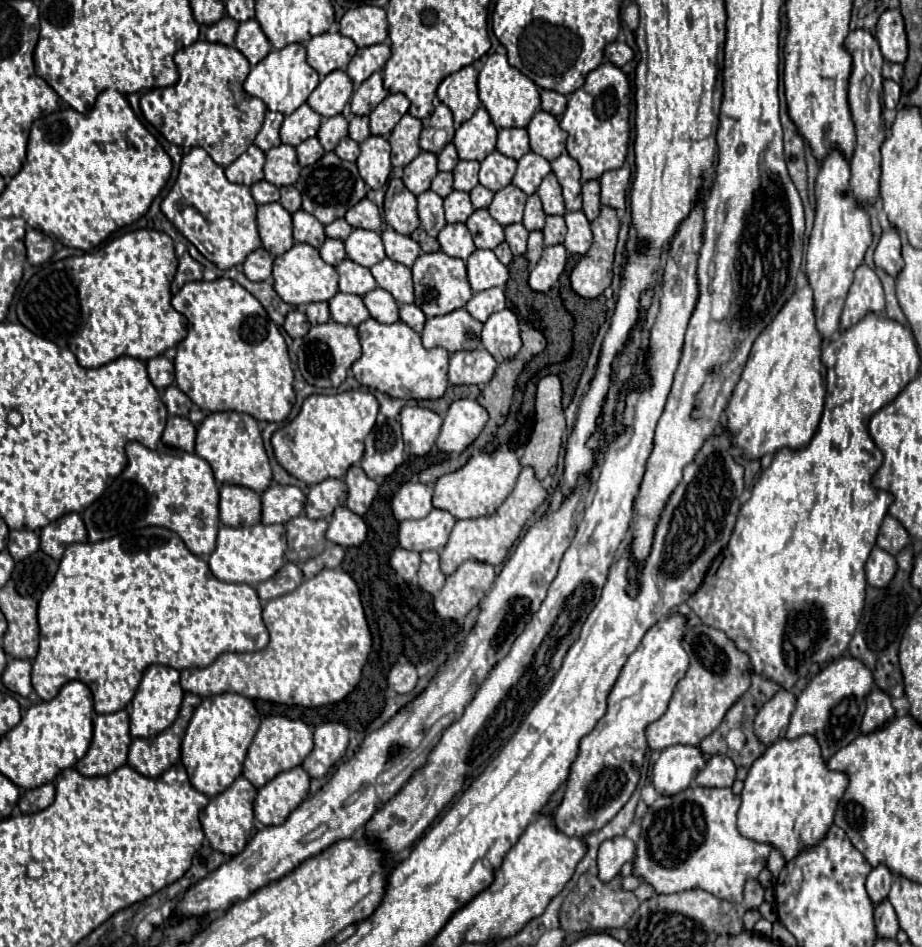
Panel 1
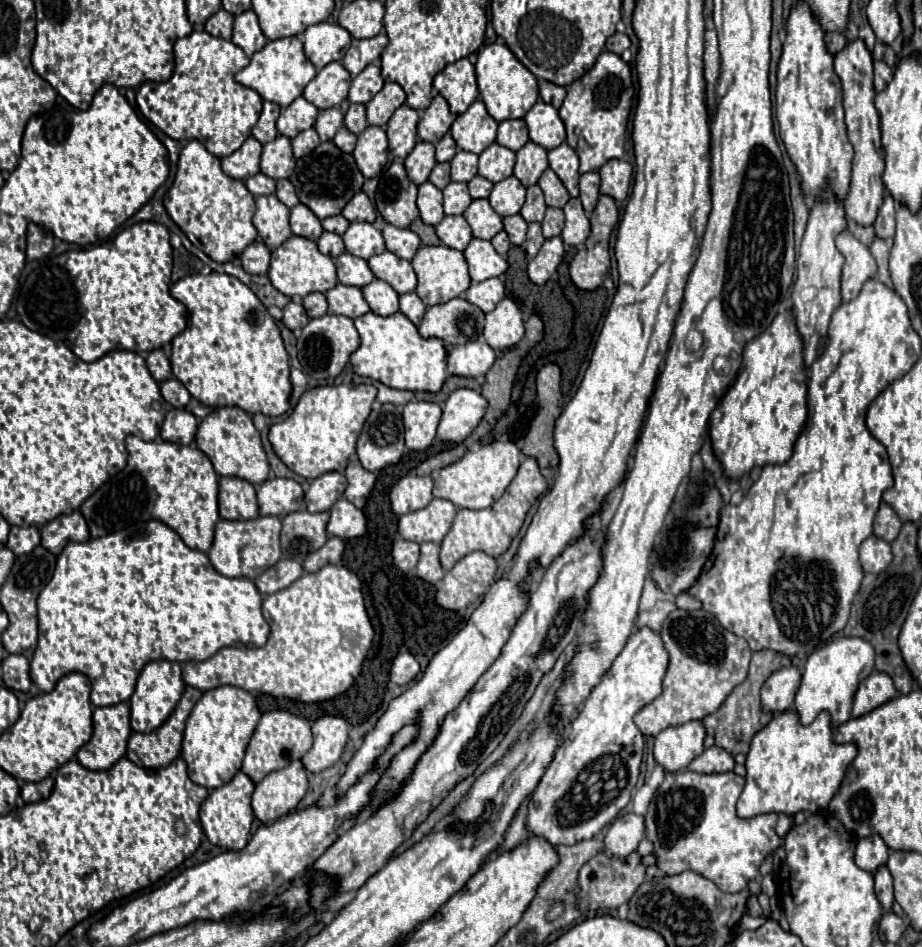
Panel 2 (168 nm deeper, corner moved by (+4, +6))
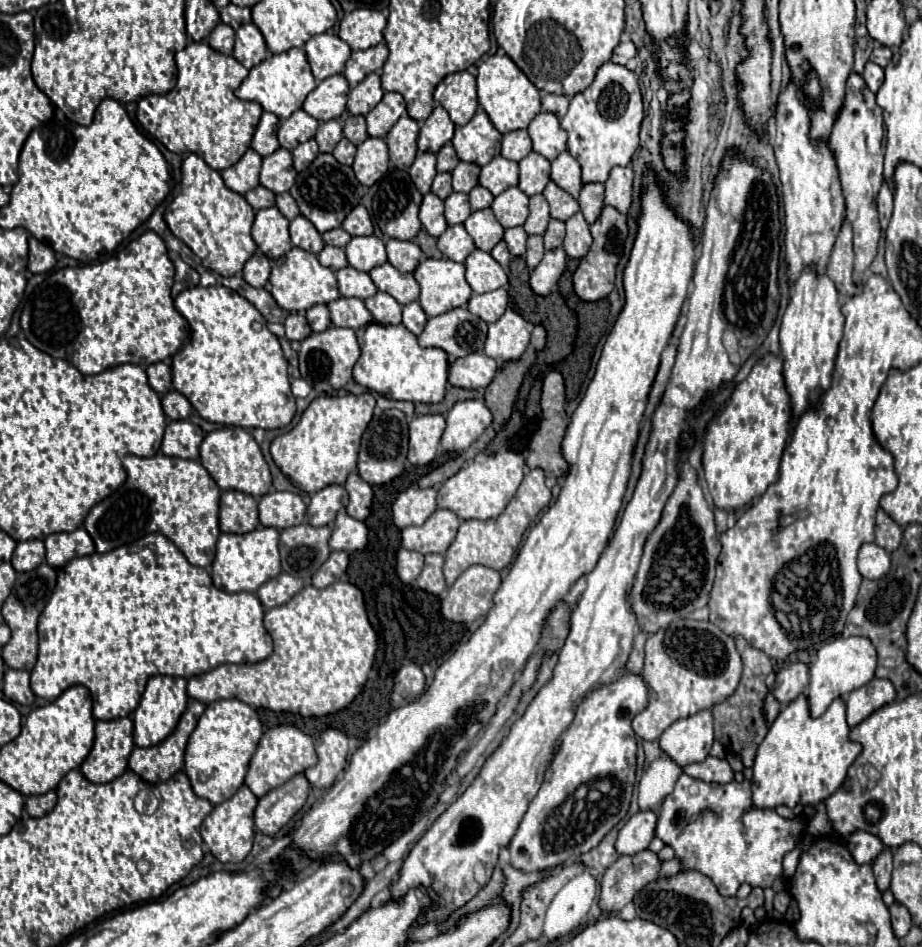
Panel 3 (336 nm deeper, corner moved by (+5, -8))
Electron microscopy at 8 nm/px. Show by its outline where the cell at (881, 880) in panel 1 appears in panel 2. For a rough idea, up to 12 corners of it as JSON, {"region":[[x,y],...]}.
{"region":[[877,834],[857,840],[855,862],[871,874],[887,864]]}

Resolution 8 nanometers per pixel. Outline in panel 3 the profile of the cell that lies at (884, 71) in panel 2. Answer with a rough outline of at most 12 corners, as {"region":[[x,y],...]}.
{"region":[[866,62],[862,78],[872,92],[884,82],[884,68]]}

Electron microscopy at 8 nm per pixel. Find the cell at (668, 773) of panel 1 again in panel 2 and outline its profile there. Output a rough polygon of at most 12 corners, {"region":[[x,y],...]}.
{"region":[[697,720],[655,738],[655,762],[667,774],[703,754]]}

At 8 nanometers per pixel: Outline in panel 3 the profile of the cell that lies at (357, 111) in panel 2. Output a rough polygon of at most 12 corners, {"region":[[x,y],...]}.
{"region":[[364,116],[344,122],[344,136],[356,146],[368,138]]}

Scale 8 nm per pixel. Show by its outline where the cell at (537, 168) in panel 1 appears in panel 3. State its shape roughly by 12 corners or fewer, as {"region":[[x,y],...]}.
{"region":[[530,152],[520,160],[518,188],[540,194],[550,182],[550,162]]}

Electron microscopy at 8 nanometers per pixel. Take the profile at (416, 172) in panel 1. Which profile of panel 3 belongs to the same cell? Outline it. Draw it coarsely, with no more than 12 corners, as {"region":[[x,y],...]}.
{"region":[[418,154],[410,168],[412,182],[428,194],[436,176],[436,154]]}

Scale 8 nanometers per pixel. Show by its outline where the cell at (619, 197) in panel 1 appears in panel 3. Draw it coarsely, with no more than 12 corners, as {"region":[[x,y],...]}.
{"region":[[630,166],[612,168],[604,204],[626,214],[632,204]]}

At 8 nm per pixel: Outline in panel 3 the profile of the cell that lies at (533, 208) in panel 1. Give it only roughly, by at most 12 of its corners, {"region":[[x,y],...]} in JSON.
{"region":[[542,194],[530,198],[526,234],[544,234],[550,208]]}

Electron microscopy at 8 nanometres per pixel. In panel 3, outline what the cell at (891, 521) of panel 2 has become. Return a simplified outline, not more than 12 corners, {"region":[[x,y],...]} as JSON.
{"region":[[880,508],[876,544],[886,552],[900,546],[902,528]]}

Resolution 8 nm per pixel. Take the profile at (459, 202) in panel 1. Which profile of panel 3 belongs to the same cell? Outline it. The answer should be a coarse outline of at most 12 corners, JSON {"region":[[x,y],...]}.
{"region":[[454,192],[444,200],[446,222],[462,224],[472,214],[468,194]]}

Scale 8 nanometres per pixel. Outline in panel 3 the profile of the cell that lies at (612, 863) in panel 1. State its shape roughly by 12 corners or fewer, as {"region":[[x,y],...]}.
{"region":[[632,814],[618,834],[616,850],[636,854],[654,838],[658,814]]}

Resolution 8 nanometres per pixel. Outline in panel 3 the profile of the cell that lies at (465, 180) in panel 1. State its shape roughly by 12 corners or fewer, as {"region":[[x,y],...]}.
{"region":[[460,162],[452,170],[456,192],[478,184],[480,166]]}

